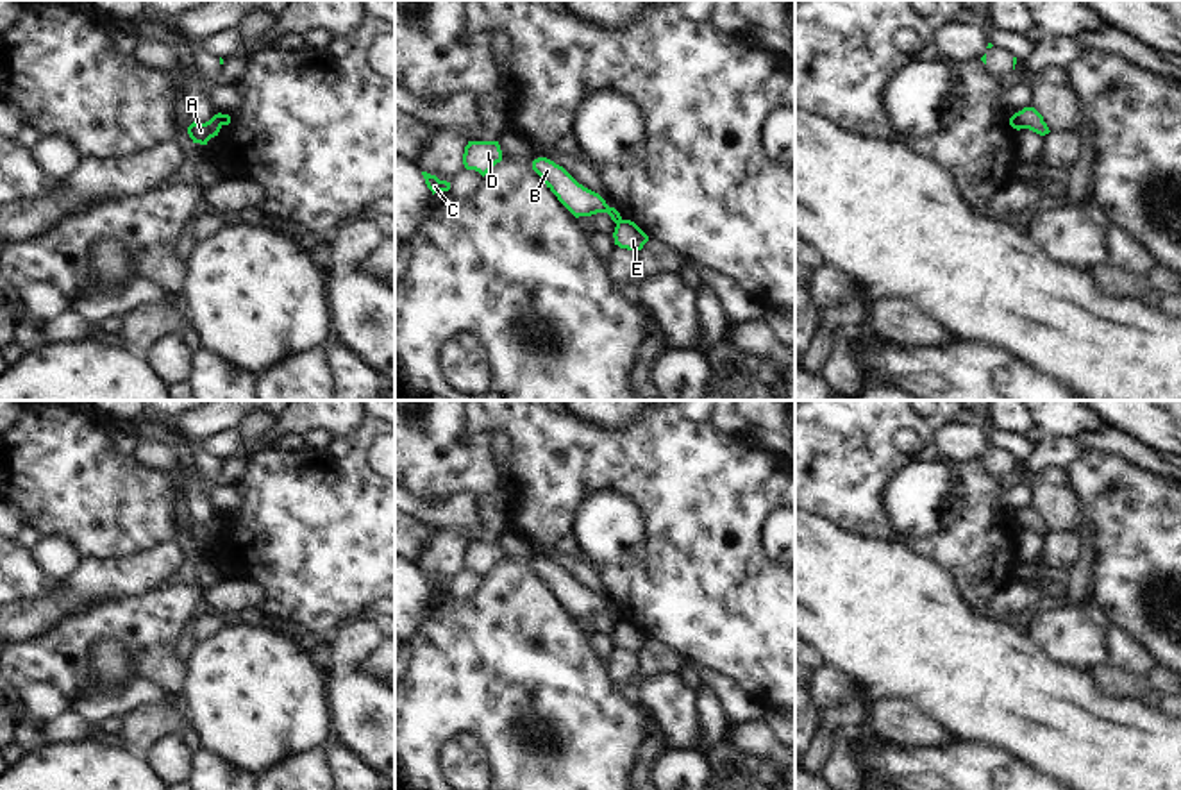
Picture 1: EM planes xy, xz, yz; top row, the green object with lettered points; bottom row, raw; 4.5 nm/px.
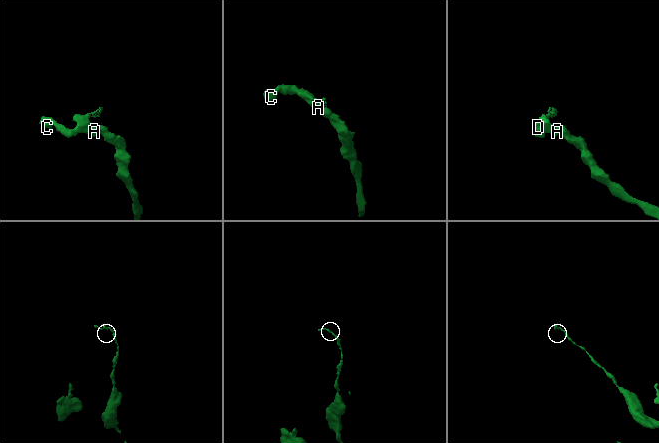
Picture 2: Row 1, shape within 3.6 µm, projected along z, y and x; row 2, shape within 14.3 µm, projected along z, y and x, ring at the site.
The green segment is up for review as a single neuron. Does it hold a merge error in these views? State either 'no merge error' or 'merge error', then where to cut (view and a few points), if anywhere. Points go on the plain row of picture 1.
merge error | xz (620, 619), (617, 624)

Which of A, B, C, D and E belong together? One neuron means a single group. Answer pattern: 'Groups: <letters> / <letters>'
Groups: A B C D / E.

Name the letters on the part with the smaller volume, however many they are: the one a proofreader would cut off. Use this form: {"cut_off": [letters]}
{"cut_off": ["A", "B", "C", "D"]}

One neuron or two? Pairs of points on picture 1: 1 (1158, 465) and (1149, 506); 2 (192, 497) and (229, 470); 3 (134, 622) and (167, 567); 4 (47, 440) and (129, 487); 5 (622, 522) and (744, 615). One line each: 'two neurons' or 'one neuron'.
1: two neurons
2: one neuron
3: two neurons
4: one neuron
5: one neuron

